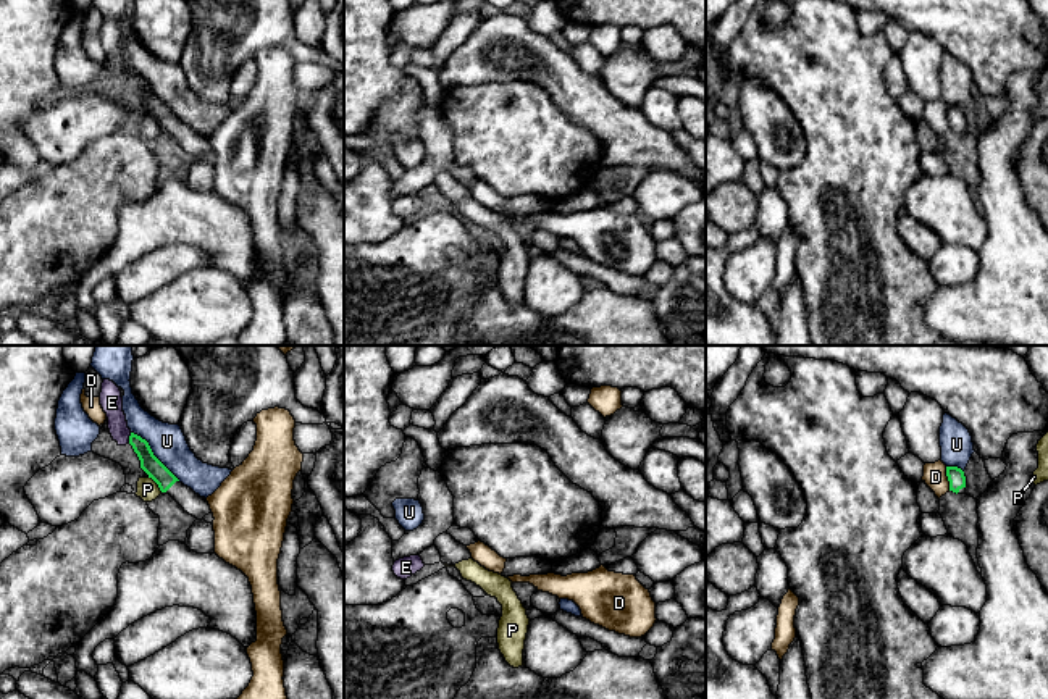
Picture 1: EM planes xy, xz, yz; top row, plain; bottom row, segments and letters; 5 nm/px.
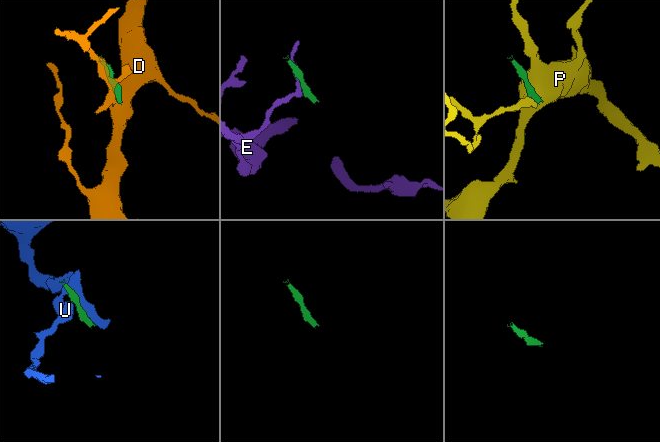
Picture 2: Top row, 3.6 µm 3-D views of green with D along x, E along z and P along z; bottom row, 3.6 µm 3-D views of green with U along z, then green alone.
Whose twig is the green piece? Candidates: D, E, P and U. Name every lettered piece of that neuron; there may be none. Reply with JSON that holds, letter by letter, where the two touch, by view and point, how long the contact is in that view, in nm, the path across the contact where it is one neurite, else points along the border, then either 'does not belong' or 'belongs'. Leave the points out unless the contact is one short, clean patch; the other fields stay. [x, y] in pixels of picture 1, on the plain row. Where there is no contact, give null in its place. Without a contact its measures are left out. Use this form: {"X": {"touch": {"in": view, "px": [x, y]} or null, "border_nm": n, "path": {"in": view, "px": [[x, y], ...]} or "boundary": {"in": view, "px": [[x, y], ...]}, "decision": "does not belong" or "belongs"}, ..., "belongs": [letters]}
{"D": {"touch": {"in": "yz", "px": [948, 117]}, "border_nm": 120, "decision": "does not belong"}, "E": {"touch": {"in": "xy", "px": [129, 76]}, "border_nm": 60, "boundary": {"in": "xy", "px": [[131, 71], [128, 81]]}, "decision": "does not belong"}, "P": {"touch": {"in": "xy", "px": [157, 121]}, "border_nm": 100, "boundary": {"in": "xy", "px": [[149, 115], [162, 129]]}, "decision": "does not belong"}, "U": {"touch": {"in": "xy", "px": [152, 92]}, "border_nm": 340, "decision": "does not belong"}, "belongs": []}

